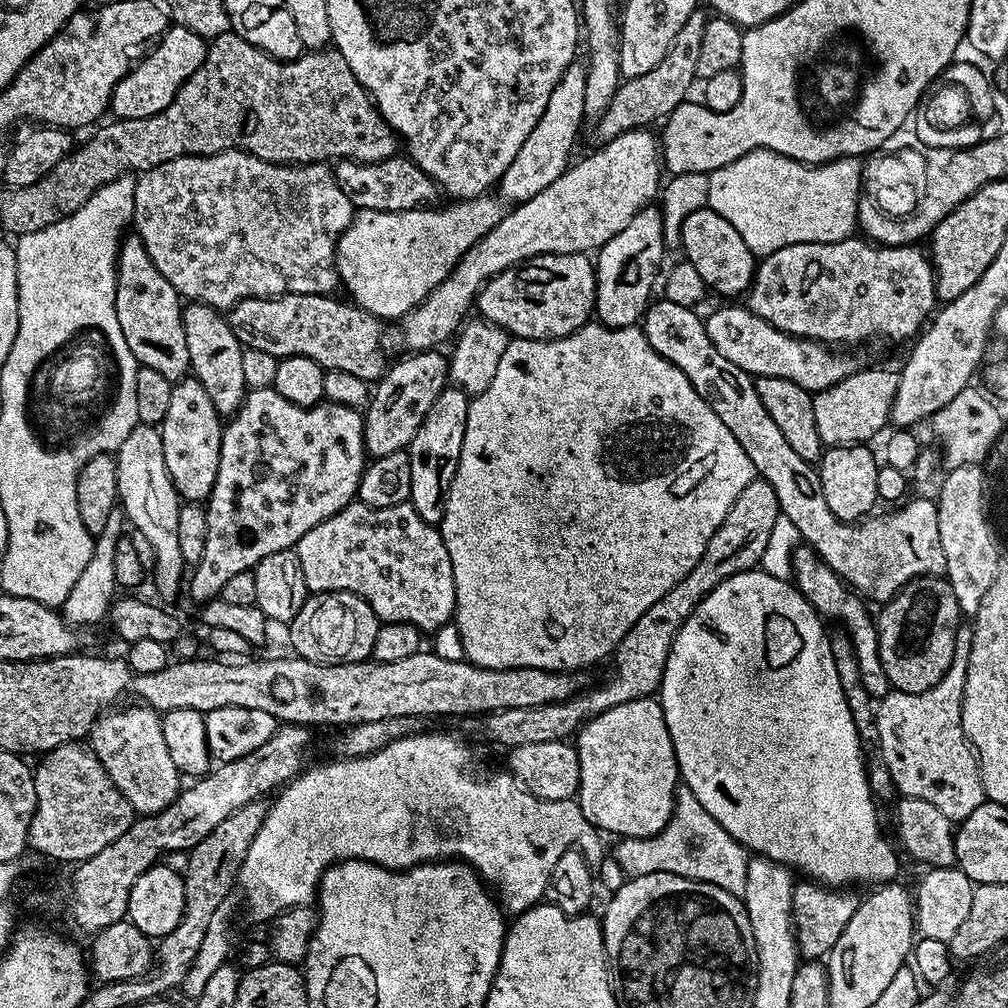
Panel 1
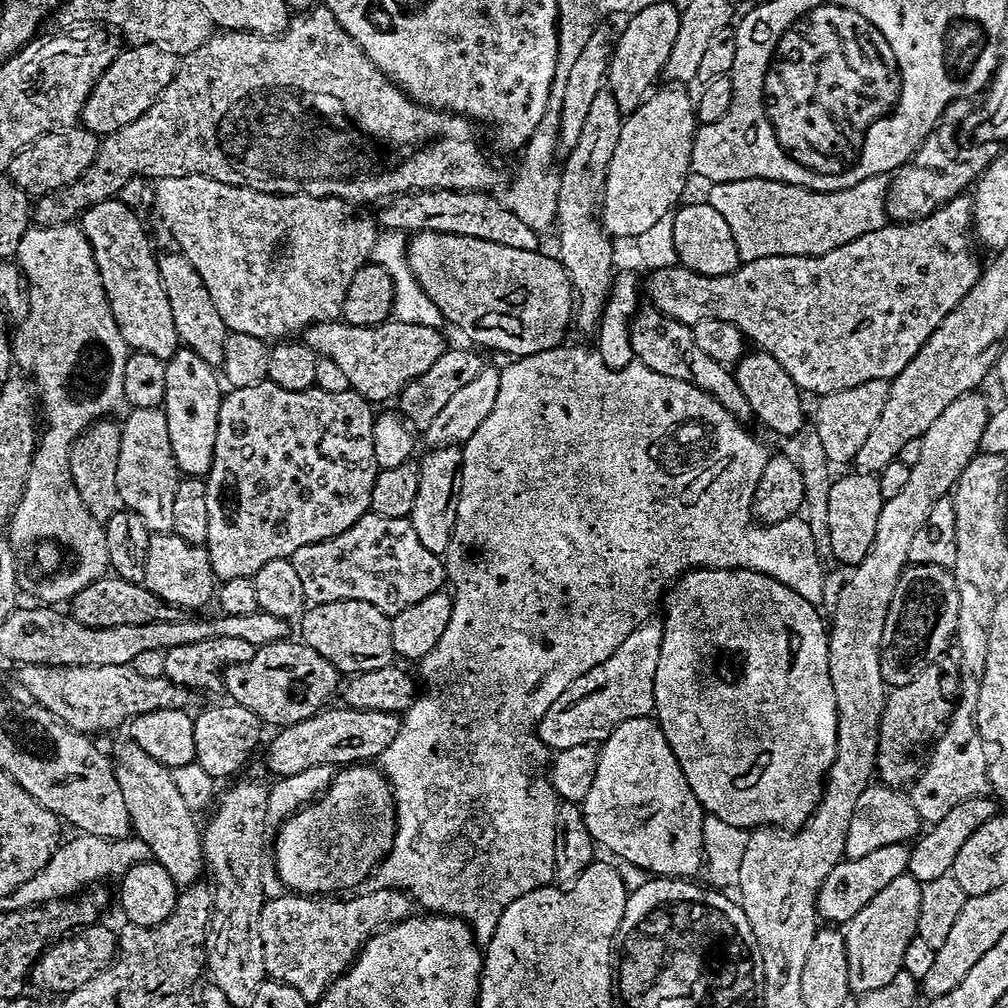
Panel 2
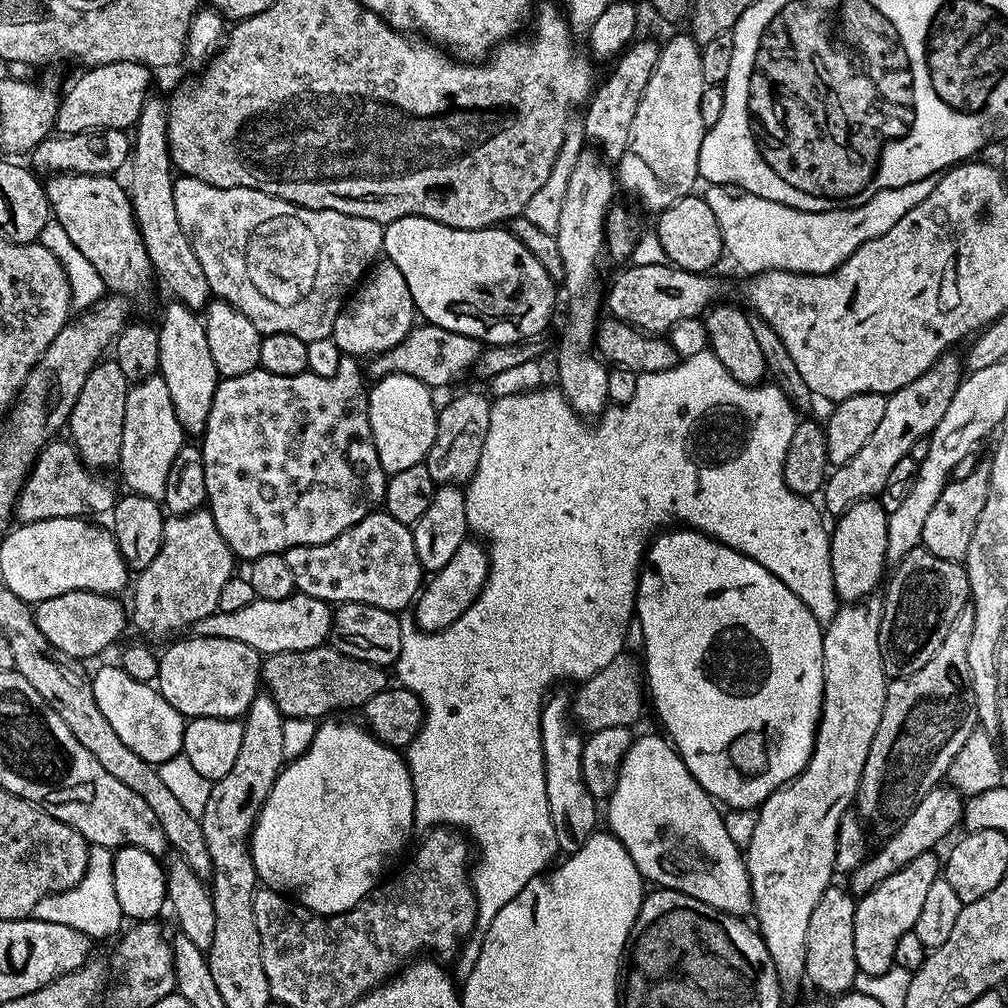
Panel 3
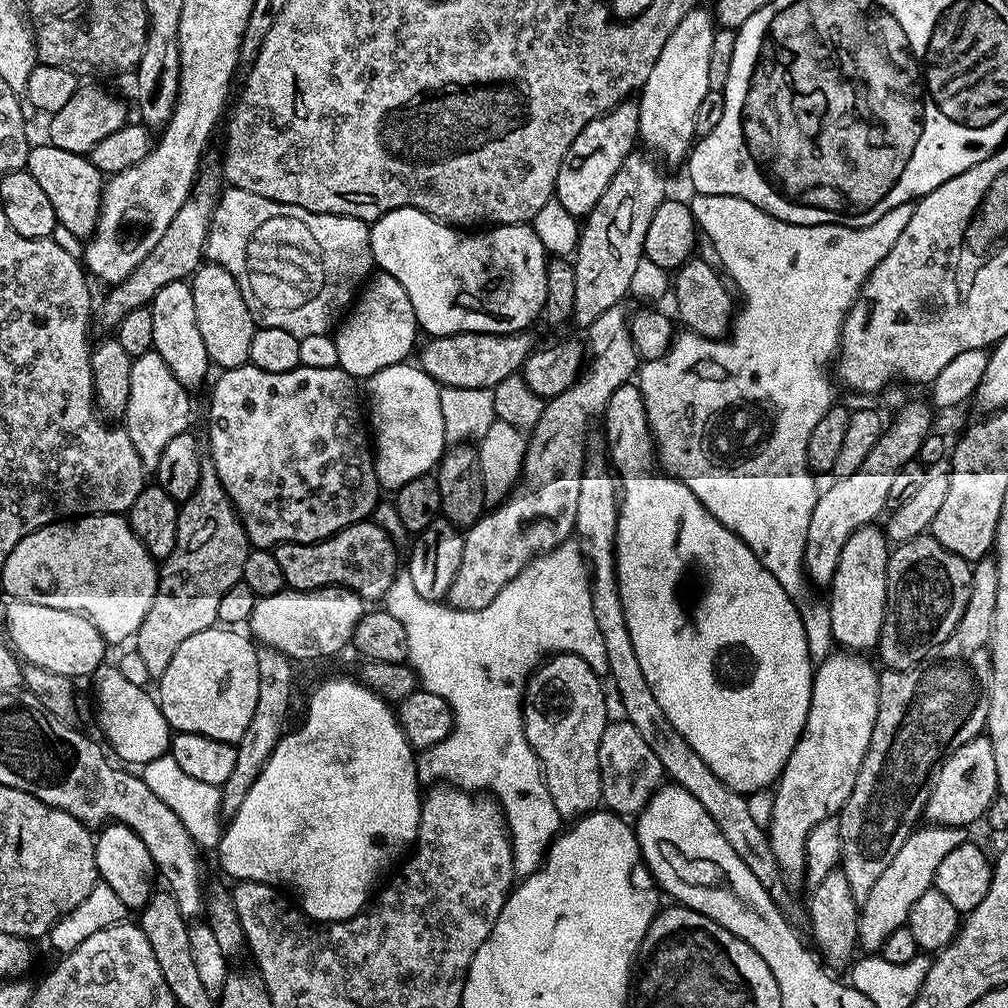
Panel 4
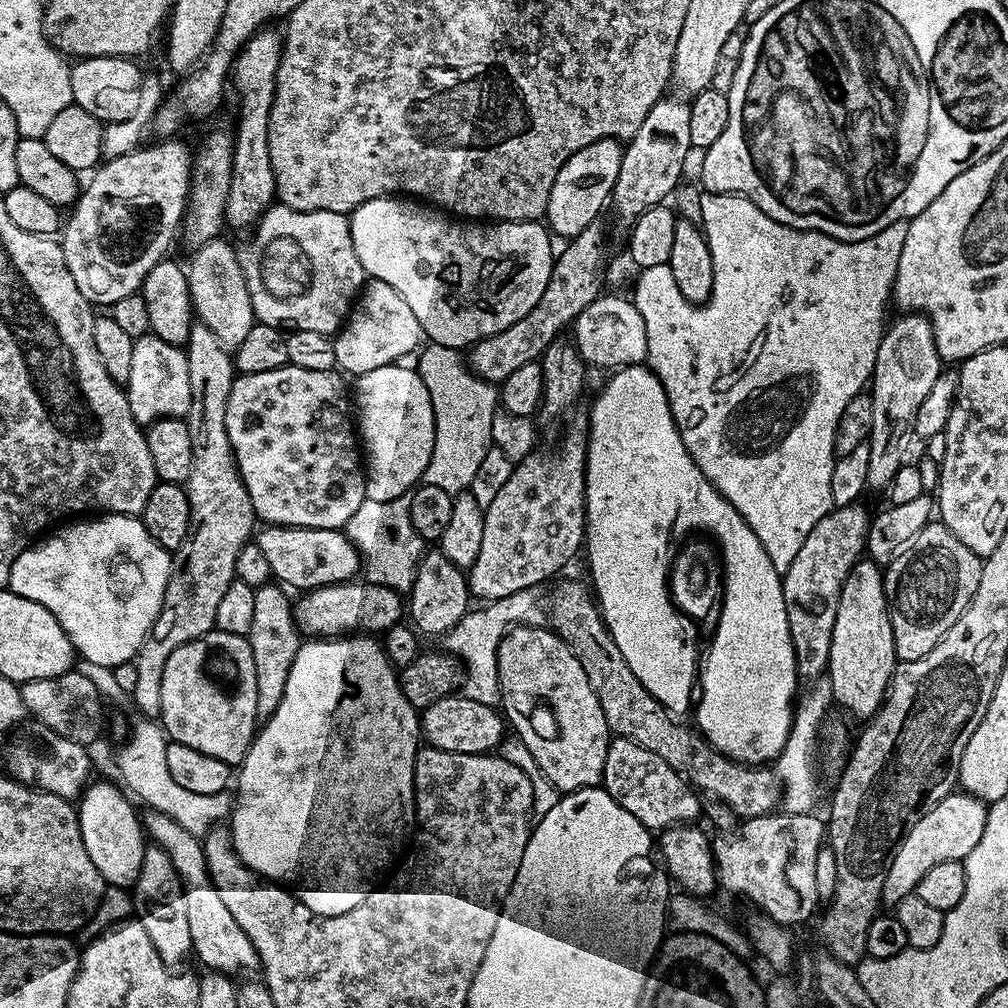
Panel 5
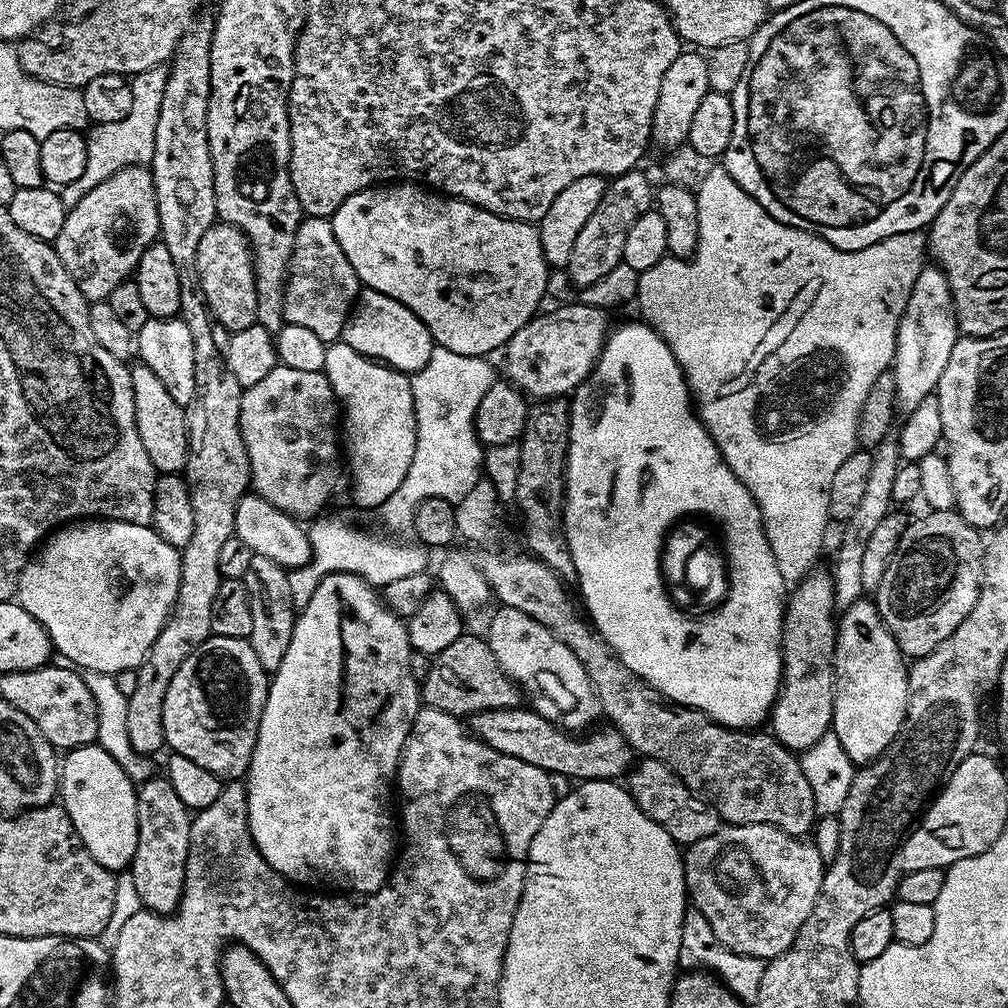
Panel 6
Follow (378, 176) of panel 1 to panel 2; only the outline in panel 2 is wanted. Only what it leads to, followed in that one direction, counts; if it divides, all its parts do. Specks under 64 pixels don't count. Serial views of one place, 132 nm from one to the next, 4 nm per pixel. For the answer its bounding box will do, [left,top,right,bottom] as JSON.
[378,188,541,251]

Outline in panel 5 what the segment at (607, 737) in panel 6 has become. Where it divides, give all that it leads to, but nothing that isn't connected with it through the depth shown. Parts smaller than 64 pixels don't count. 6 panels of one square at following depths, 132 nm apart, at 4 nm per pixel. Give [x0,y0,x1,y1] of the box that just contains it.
[419,694,506,754]

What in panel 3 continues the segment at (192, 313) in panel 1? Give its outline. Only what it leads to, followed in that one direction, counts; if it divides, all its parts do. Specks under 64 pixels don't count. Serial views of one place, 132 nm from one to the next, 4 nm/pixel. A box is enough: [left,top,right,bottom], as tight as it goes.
[127,98,213,310]

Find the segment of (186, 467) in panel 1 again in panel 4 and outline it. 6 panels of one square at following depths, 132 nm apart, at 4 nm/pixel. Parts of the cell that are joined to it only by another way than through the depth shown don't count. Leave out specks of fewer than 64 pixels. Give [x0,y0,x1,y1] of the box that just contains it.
[151,280,210,390]

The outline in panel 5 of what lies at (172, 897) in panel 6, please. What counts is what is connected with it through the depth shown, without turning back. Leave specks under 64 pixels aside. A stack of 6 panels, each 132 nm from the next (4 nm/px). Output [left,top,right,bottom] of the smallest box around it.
[131,846,193,969]

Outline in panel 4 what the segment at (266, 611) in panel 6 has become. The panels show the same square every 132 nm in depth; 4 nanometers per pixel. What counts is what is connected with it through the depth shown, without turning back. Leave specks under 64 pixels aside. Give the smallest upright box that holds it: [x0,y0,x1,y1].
[220,647,296,817]

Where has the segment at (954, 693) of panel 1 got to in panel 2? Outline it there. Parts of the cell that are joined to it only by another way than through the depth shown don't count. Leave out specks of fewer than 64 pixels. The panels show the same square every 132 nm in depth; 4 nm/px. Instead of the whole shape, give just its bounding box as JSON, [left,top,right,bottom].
[911,671,990,824]

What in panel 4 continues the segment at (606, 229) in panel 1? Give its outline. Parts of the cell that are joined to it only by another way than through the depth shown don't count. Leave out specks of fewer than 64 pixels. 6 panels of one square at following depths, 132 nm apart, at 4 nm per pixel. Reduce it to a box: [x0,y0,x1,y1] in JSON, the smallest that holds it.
[638,7,717,165]

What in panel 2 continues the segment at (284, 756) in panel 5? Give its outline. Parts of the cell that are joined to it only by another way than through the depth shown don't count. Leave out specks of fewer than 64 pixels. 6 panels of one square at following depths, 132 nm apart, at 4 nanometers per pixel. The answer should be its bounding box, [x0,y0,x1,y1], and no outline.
[274,763,396,897]

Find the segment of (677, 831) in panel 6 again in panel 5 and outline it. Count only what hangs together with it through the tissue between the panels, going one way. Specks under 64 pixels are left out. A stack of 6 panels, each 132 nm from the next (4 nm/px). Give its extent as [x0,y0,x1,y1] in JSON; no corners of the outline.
[602,738,702,830]

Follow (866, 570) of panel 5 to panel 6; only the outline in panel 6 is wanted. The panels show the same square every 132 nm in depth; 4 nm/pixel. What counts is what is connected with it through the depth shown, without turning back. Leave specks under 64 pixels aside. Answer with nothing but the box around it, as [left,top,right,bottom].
[832,598,908,766]

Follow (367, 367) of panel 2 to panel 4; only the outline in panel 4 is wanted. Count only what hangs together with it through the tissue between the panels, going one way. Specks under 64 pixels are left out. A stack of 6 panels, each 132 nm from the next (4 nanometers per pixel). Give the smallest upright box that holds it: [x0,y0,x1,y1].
[419,331,534,390]

